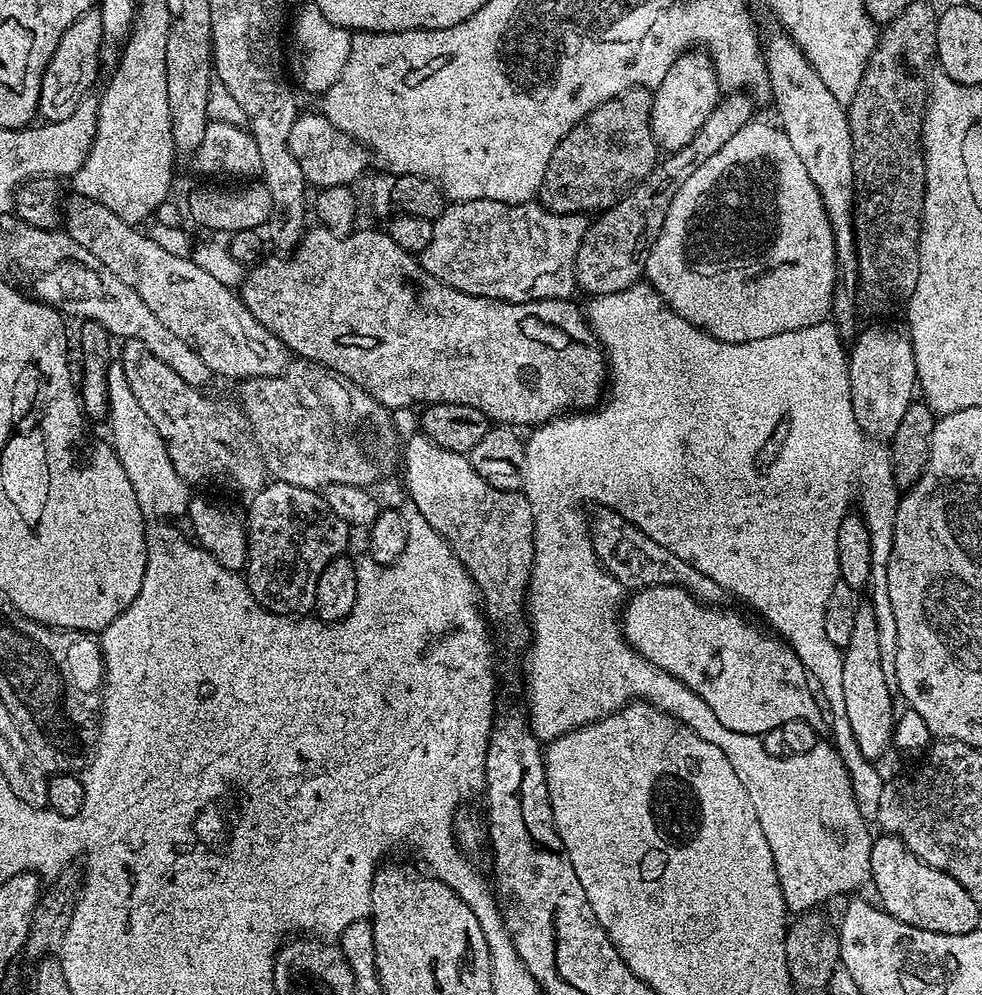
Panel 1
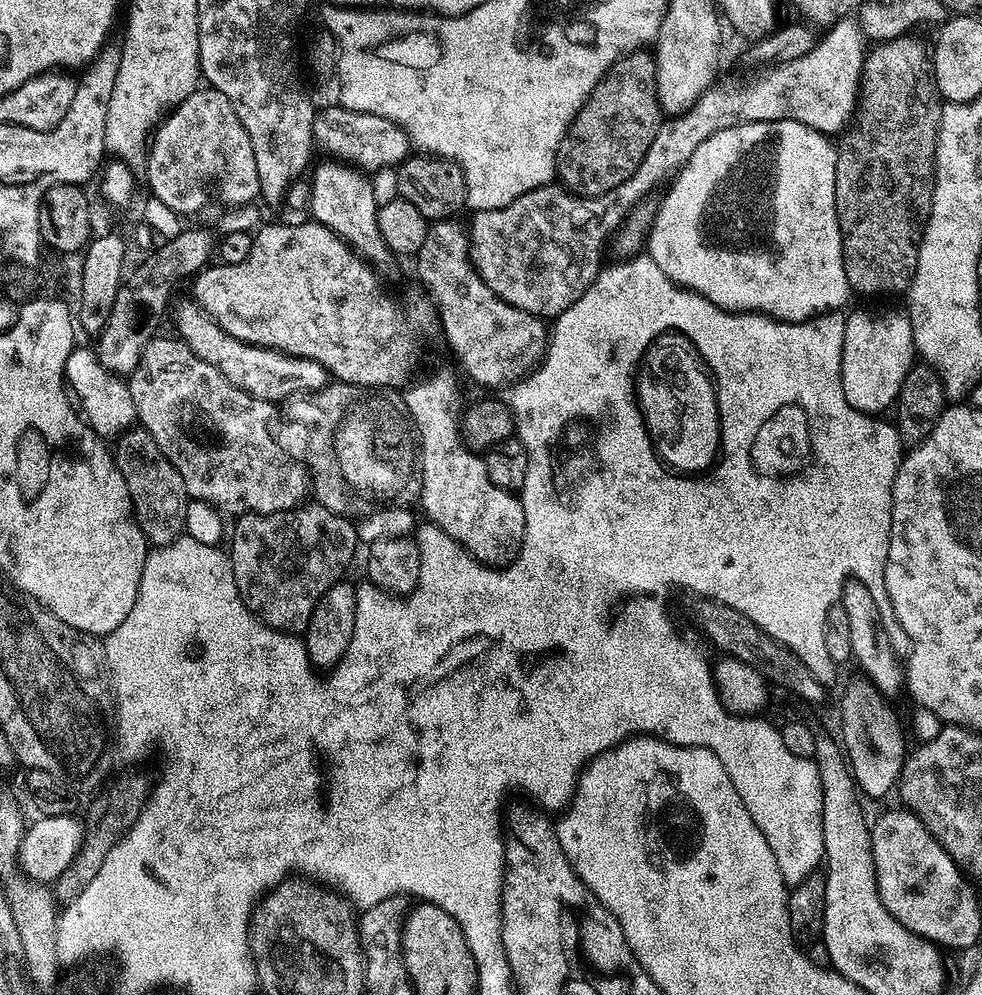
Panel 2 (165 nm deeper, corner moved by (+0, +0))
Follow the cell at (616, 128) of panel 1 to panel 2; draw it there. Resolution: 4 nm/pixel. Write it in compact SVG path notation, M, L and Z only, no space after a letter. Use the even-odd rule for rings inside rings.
M648 50L625 52L609 66L607 74L594 86L582 110L578 110L578 114L566 130L556 155L556 176L559 183L578 196L595 198L612 192L618 186L622 186L622 182L629 180L634 170L638 170L638 166L642 166L642 158L646 158L646 150L650 150L650 142L654 142L654 134L658 134L661 123L655 55Z

